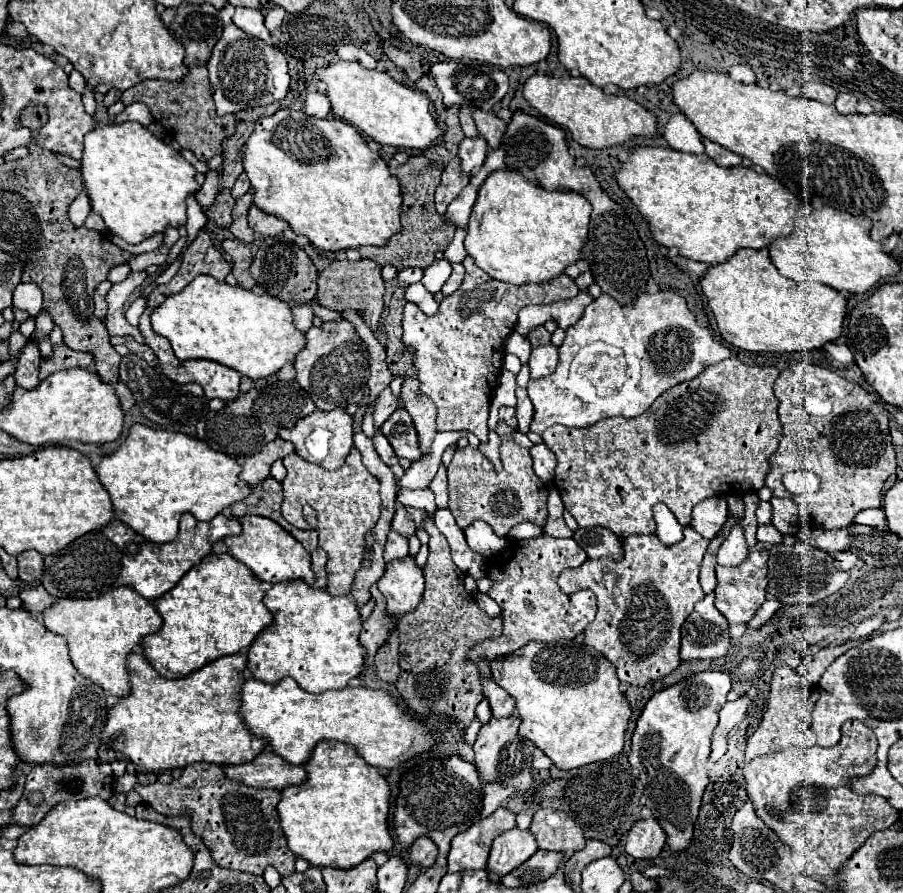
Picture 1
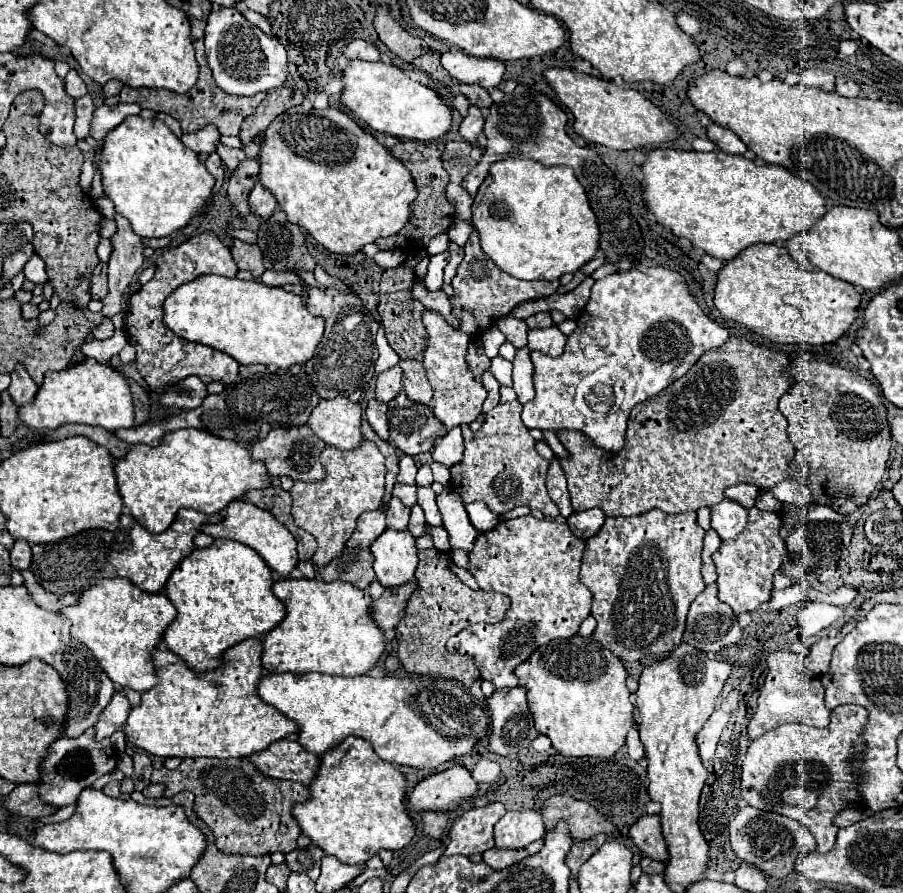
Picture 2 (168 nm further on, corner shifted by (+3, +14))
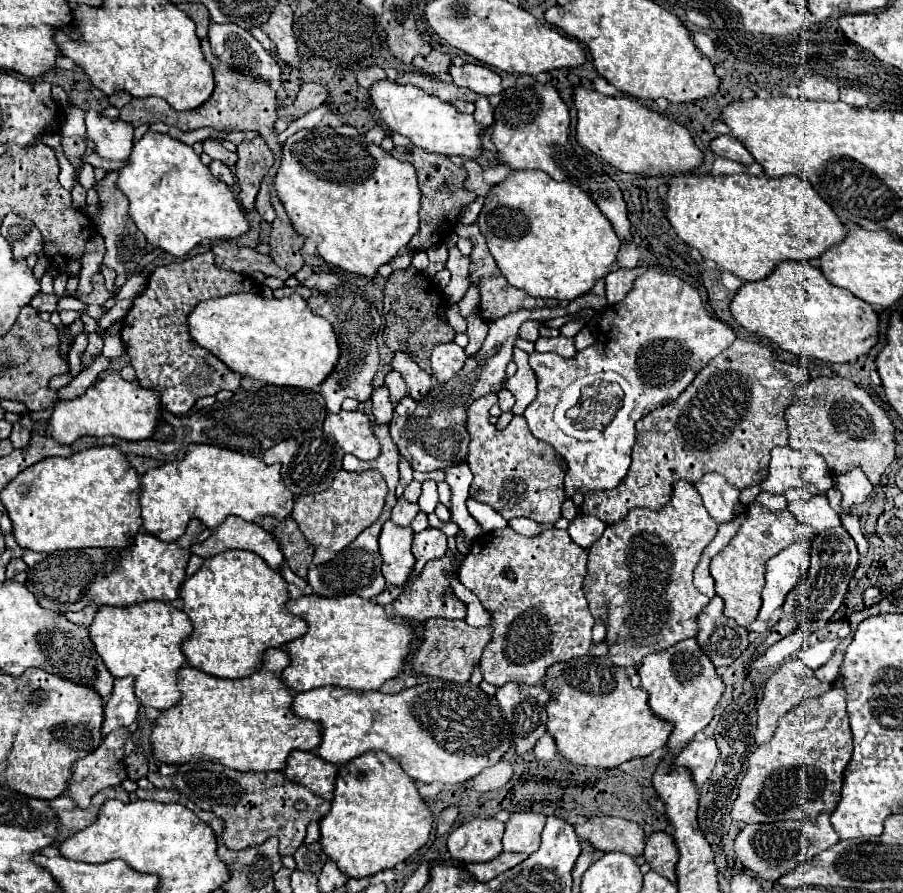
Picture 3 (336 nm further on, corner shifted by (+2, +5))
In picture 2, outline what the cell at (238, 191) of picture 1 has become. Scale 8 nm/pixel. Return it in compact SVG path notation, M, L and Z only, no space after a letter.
M219 143L219 145L217 145L217 153L219 153L219 157L223 159L223 163L225 163L225 167L227 167L229 171L235 171L235 169L245 161L243 149L231 149L231 147L223 147L223 145Z

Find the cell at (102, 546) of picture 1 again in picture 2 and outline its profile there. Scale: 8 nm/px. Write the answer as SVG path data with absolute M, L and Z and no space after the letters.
M181 509L167 531L153 535L143 529L131 515L121 515L119 527L115 531L87 529L55 543L33 545L31 571L35 573L37 581L41 581L41 585L51 593L81 593L105 577L127 577L139 589L157 593L163 589L179 561L195 551L193 537L199 533L201 525L219 521L223 521L219 513L203 515L193 509Z

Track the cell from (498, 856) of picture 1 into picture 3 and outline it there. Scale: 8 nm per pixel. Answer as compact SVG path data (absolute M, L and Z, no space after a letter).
M514 812L506 822L504 832L504 850L532 854L540 846L540 834L544 828L546 816L536 812Z

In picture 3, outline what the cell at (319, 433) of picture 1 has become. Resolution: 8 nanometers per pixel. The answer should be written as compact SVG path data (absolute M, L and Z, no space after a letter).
M358 410L332 414L324 422L324 432L332 434L338 446L360 460L374 460L380 456L380 442L372 432L372 422L368 414Z

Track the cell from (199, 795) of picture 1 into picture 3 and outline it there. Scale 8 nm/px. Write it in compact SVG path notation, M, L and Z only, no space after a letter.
M190 760L182 766L178 766L178 772L172 776L162 776L158 772L148 772L146 778L156 786L156 788L176 788L182 794L186 794L196 806L200 806L202 810L214 812L220 818L224 818L226 822L226 830L222 834L224 844L230 850L244 850L248 846L256 846L260 842L264 842L270 836L280 838L280 854L294 854L298 850L298 846L304 842L306 838L306 826L312 820L320 820L328 814L330 810L330 802L320 798L318 794L310 792L306 786L296 784L292 780L286 778L284 772L264 772L264 774L240 774L238 770L220 766L216 762L208 762L208 760Z

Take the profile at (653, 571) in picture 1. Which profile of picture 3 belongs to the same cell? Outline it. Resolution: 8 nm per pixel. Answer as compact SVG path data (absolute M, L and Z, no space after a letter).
M678 480L672 484L668 506L660 510L634 508L624 520L606 526L596 544L588 548L588 574L584 592L594 618L602 618L608 634L610 658L618 666L638 666L646 654L666 650L684 638L698 634L698 614L708 606L710 598L700 594L692 584L692 570L700 560L702 550L710 544L718 530L714 518L702 506L702 498L692 484Z

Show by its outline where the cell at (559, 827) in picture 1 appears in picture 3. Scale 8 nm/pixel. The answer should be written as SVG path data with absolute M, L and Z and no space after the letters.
M588 818L586 824L576 826L580 840L590 842L602 852L624 852L630 856L640 856L646 846L644 830L630 820L622 818Z

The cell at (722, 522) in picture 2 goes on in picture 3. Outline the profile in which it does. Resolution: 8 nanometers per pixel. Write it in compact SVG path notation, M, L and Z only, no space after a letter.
M716 472L704 474L696 482L696 490L702 496L704 508L718 524L732 520L740 490L728 484L728 480L722 474L716 474Z

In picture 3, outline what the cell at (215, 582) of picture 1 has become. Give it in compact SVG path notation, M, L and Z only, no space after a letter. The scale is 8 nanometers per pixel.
M230 550L230 552L222 552L222 554L218 554L218 556L212 556L210 560L204 560L204 564L200 566L200 570L198 570L192 578L188 578L188 580L182 584L182 588L180 588L180 598L184 600L184 612L190 616L192 624L194 624L192 636L190 636L190 638L184 642L184 646L182 646L184 656L188 658L188 664L190 664L190 666L194 666L194 668L198 668L198 670L202 670L202 672L206 672L206 674L212 674L212 676L216 676L216 678L244 678L244 676L252 676L252 674L258 672L260 666L264 664L262 658L264 658L264 652L266 652L268 648L286 646L288 642L292 642L294 638L300 638L300 636L306 634L306 630L308 630L306 622L304 622L302 618L294 616L294 614L286 608L286 602L290 600L290 596L288 596L288 582L280 576L278 570L270 568L270 566L268 566L258 554L254 554L254 552Z

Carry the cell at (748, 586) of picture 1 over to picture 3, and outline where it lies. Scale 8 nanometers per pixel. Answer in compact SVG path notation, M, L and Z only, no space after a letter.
M756 500L750 502L748 516L740 524L740 530L728 542L728 546L722 548L710 562L710 574L716 584L716 594L726 604L724 614L728 618L734 618L740 626L748 626L752 620L756 620L756 614L760 610L760 590L764 586L764 566L768 558L776 556L792 542L806 542L810 546L814 538L816 538L814 528L796 520L790 514L790 510L770 512Z

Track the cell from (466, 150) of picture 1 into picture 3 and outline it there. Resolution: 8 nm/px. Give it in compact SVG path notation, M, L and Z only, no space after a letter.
M478 96L478 100L474 104L476 104L476 112L474 112L476 122L480 122L486 128L492 126L494 124L494 108L490 106L488 98L486 96Z

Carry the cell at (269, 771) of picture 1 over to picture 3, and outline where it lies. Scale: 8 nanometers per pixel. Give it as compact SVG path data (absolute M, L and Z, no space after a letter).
M292 752L286 764L288 778L310 788L314 794L324 796L326 800L334 798L334 782L338 768L326 760L322 760L316 752Z

